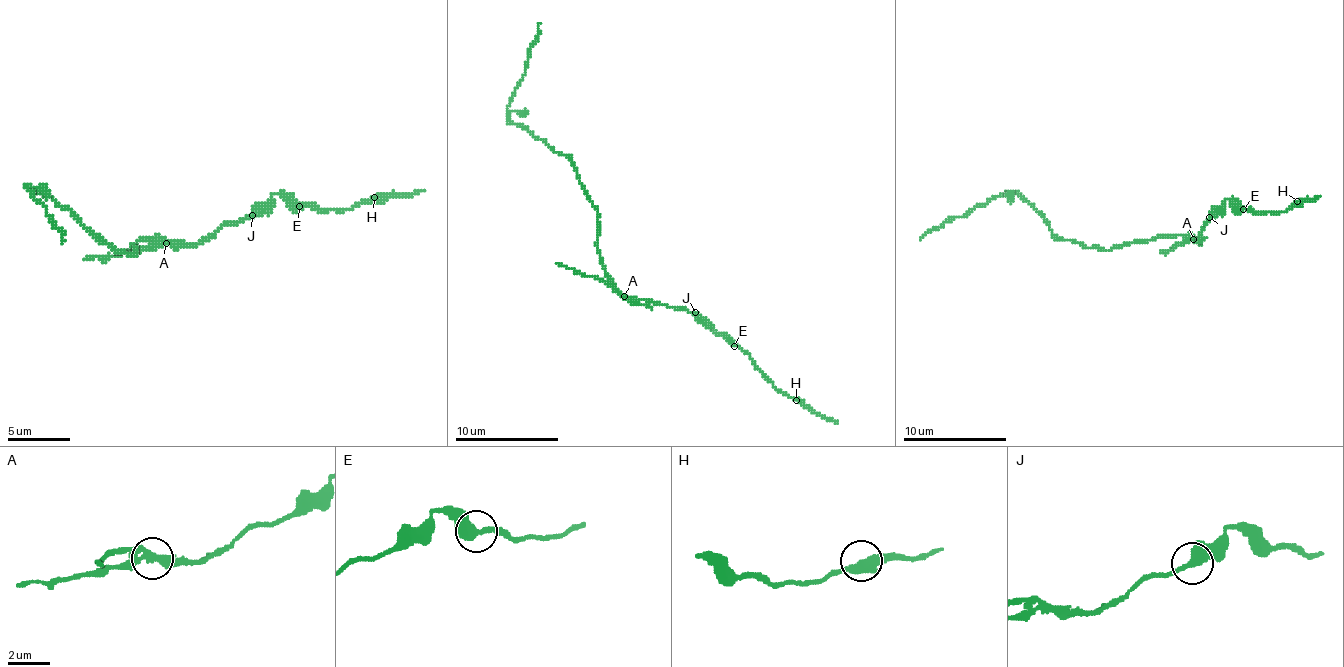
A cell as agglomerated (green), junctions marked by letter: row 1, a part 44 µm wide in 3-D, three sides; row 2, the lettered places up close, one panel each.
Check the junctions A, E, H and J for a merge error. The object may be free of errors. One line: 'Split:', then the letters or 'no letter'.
Split: A

